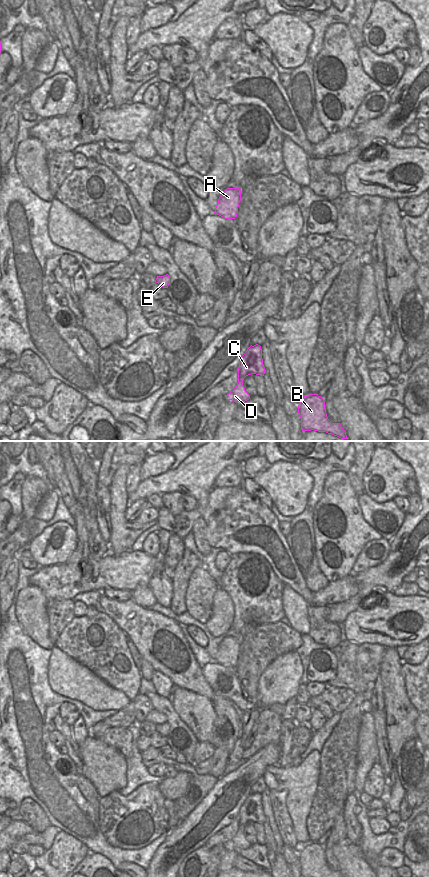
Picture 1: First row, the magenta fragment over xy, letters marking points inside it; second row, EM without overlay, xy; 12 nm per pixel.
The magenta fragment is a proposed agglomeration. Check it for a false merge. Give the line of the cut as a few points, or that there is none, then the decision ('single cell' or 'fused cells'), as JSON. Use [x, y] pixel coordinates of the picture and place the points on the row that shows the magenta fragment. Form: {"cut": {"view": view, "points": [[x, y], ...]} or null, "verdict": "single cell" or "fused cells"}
{"cut": null, "verdict": "single cell"}

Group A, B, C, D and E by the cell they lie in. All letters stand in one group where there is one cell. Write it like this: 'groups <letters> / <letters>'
groups A B C D E

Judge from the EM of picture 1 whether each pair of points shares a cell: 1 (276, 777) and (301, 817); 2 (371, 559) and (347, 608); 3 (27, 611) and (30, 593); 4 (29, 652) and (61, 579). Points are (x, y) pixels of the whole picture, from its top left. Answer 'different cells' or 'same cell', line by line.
1: same cell
2: different cells
3: same cell
4: different cells

